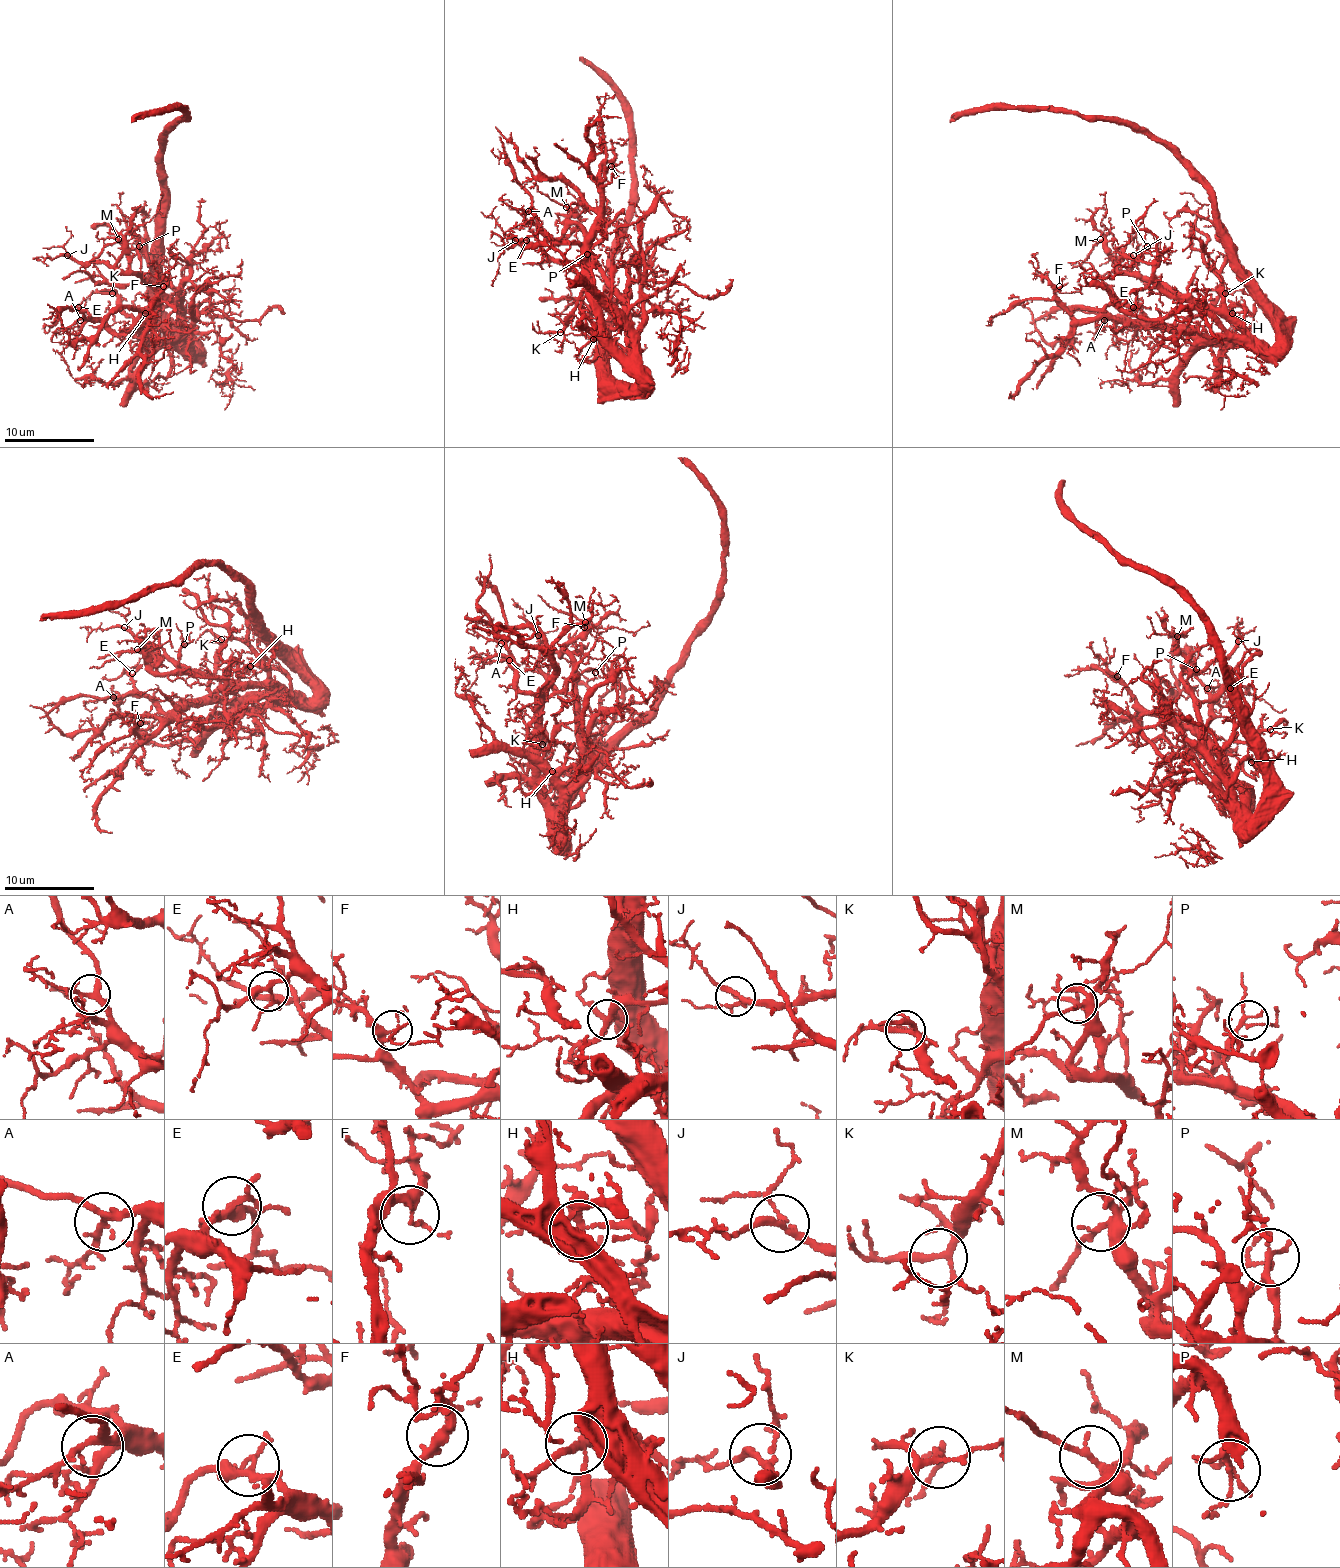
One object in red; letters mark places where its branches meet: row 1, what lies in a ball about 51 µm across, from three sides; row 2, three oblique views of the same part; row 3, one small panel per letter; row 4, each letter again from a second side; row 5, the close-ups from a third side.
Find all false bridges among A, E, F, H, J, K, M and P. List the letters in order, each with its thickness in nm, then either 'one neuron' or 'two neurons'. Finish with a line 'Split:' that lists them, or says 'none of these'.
A: 240 nm thick; one neuron
E: 240 nm thick; one neuron
F: 240 nm thick; one neuron
H: 240 nm thick; one neuron
J: 200 nm thick; one neuron
K: 220 nm thick; one neuron
M: 200 nm thick; one neuron
P: 160 nm thick; one neuron
Split: none of these

